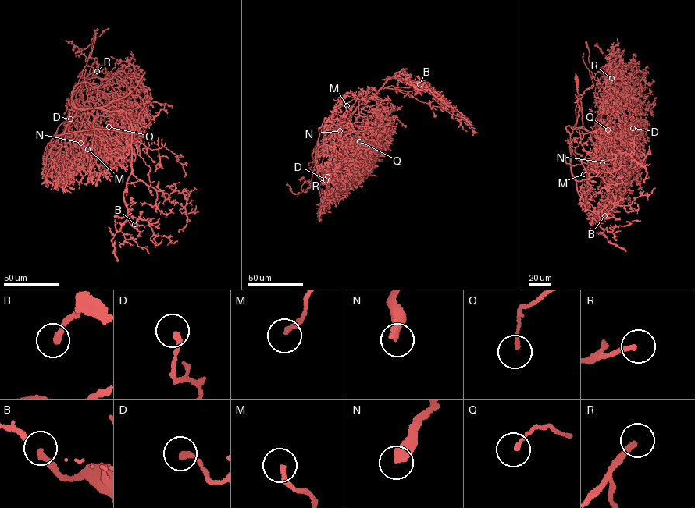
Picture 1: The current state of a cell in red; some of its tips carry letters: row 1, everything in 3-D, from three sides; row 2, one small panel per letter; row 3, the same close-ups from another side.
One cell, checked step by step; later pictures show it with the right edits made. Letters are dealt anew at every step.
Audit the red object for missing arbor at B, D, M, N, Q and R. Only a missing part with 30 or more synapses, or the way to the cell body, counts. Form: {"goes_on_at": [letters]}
{"goes_on_at": ["M", "N", "R"]}

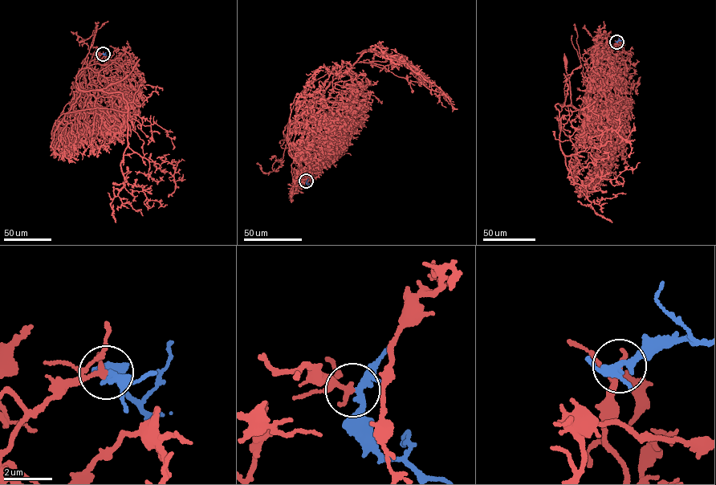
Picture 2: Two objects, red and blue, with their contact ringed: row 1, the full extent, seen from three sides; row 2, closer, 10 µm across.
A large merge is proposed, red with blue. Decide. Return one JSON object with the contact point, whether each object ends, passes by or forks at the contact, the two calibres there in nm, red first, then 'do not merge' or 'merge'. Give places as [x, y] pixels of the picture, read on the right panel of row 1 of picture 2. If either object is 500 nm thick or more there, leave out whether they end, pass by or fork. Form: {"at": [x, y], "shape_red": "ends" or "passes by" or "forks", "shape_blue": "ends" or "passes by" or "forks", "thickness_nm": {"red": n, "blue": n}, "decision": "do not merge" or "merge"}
{"at": [616, 42], "shape_red": "forks", "shape_blue": "passes by", "thickness_nm": {"red": 150, "blue": 260}, "decision": "merge"}

